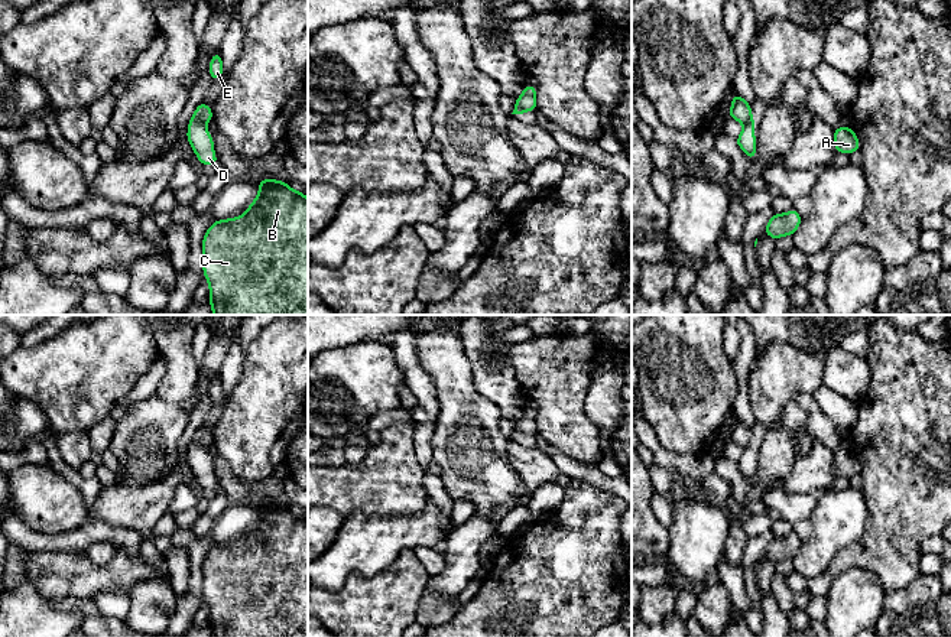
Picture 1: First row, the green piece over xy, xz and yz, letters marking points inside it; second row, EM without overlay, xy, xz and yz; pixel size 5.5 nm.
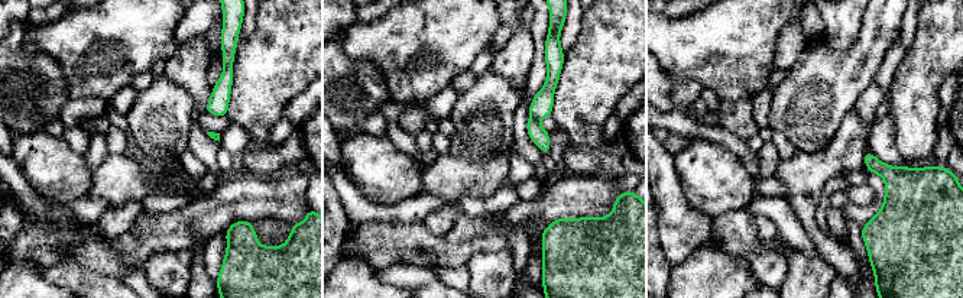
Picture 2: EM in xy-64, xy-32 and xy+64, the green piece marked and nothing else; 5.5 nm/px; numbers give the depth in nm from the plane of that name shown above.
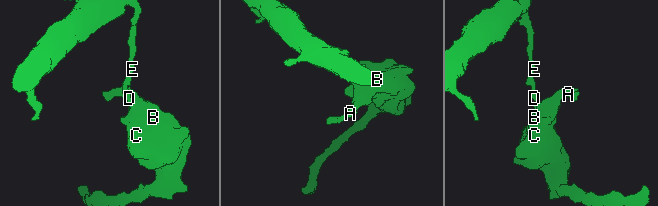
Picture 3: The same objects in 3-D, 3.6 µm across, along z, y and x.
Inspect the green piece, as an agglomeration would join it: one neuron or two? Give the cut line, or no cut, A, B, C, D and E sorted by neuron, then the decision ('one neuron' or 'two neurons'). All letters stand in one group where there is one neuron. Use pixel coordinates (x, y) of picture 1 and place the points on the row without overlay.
cut xy (194, 438), (204, 447); groups A B C D / E; two neurons

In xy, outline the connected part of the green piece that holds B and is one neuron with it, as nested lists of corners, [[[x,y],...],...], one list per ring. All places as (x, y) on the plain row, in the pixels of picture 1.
[[[257,503],[257,504],[259,504],[259,519],[247,530],[246,537],[241,540],[214,545],[202,562],[202,578],[204,578],[202,595],[210,610],[210,631],[212,633],[214,637],[308,637],[308,521],[298,513],[291,513],[288,510],[288,506],[276,503]]]

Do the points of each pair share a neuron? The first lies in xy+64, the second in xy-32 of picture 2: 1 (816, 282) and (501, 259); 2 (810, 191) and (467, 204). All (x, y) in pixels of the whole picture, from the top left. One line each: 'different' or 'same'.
1: same
2: different

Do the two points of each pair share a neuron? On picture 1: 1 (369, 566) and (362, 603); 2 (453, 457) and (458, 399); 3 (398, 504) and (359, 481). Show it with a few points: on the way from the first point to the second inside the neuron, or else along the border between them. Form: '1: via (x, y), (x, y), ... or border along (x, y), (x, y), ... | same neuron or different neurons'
1: border along (395, 559), (373, 575), (351, 572), (336, 592) | different neurons
2: via (458, 442), (458, 413) | same neuron
3: via (388, 494), (380, 487), (369, 487) | same neuron

